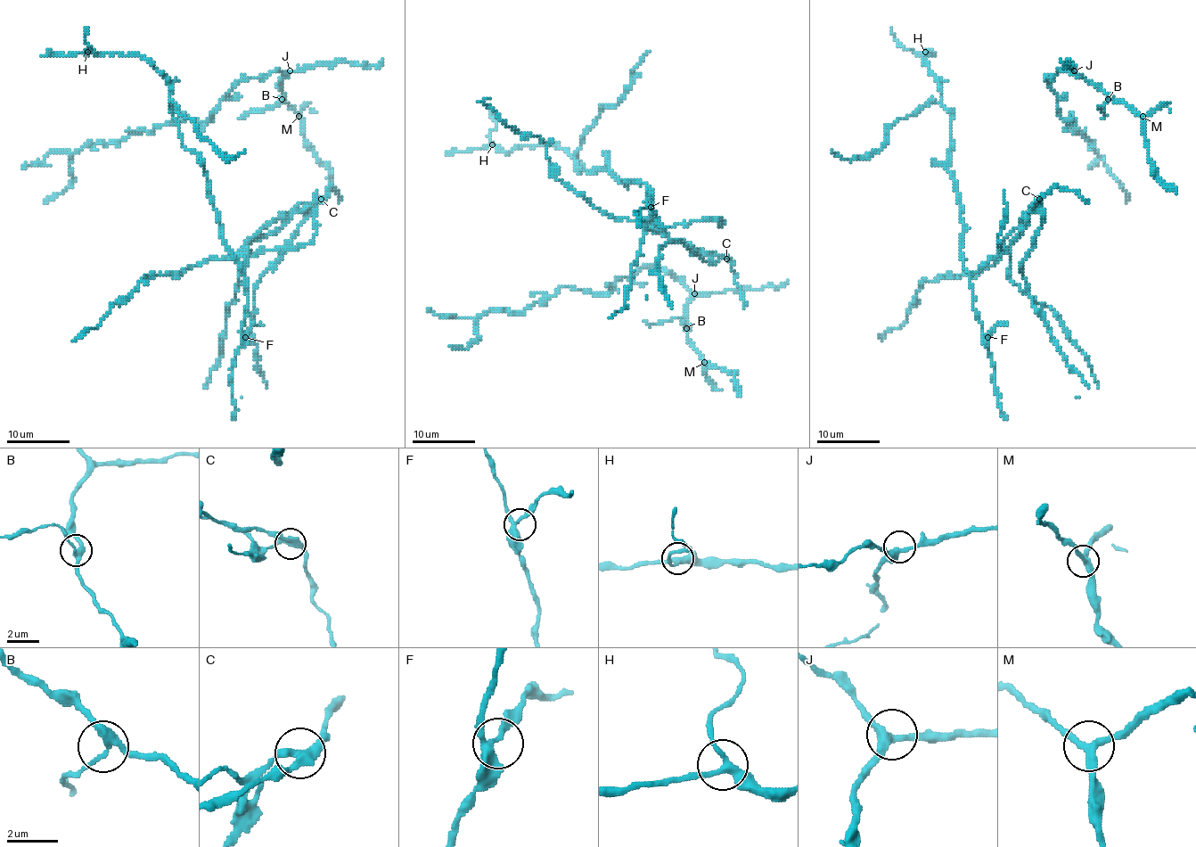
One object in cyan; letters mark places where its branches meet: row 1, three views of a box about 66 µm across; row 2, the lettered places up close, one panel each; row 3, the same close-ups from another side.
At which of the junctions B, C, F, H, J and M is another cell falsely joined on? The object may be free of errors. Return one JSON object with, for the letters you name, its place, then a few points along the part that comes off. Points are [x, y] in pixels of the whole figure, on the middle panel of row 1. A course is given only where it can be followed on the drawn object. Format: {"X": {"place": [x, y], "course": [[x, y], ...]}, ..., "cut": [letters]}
{"C": {"place": [726, 259], "course": [[725, 259], [686, 248], [655, 225], [595, 209], [550, 173], [537, 135], [506, 126], [485, 104], [491, 98]]}, "cut": ["C"]}

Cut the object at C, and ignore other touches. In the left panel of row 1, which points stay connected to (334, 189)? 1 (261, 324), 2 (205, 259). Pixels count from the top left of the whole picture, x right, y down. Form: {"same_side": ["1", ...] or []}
{"same_side": ["1"]}

